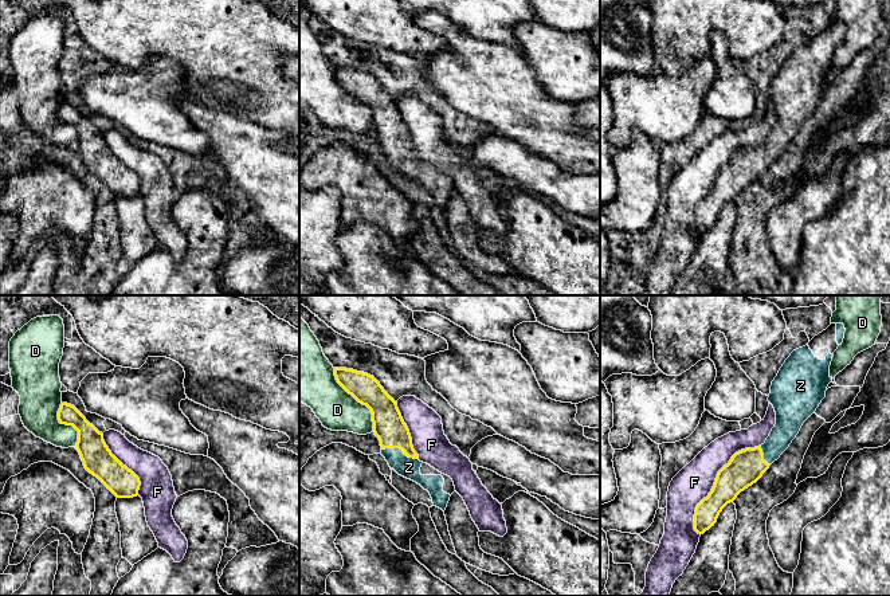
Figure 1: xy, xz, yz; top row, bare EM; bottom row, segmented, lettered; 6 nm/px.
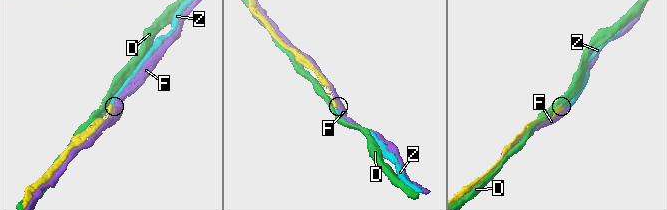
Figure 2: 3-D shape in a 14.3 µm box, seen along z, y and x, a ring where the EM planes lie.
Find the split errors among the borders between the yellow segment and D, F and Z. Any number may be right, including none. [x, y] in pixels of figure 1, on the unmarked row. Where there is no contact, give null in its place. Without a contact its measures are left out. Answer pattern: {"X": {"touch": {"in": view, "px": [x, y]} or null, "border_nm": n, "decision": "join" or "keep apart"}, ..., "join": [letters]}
{"D": {"touch": {"in": "xz", "px": [357, 100]}, "border_nm": 460, "decision": "keep apart"}, "F": {"touch": {"in": "yz", "px": [714, 181]}, "border_nm": 650, "decision": "keep apart"}, "Z": {"touch": {"in": "xz", "px": [400, 148]}, "border_nm": 240, "decision": "join"}, "join": ["Z"]}

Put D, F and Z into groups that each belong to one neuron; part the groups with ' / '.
D / F / Z

